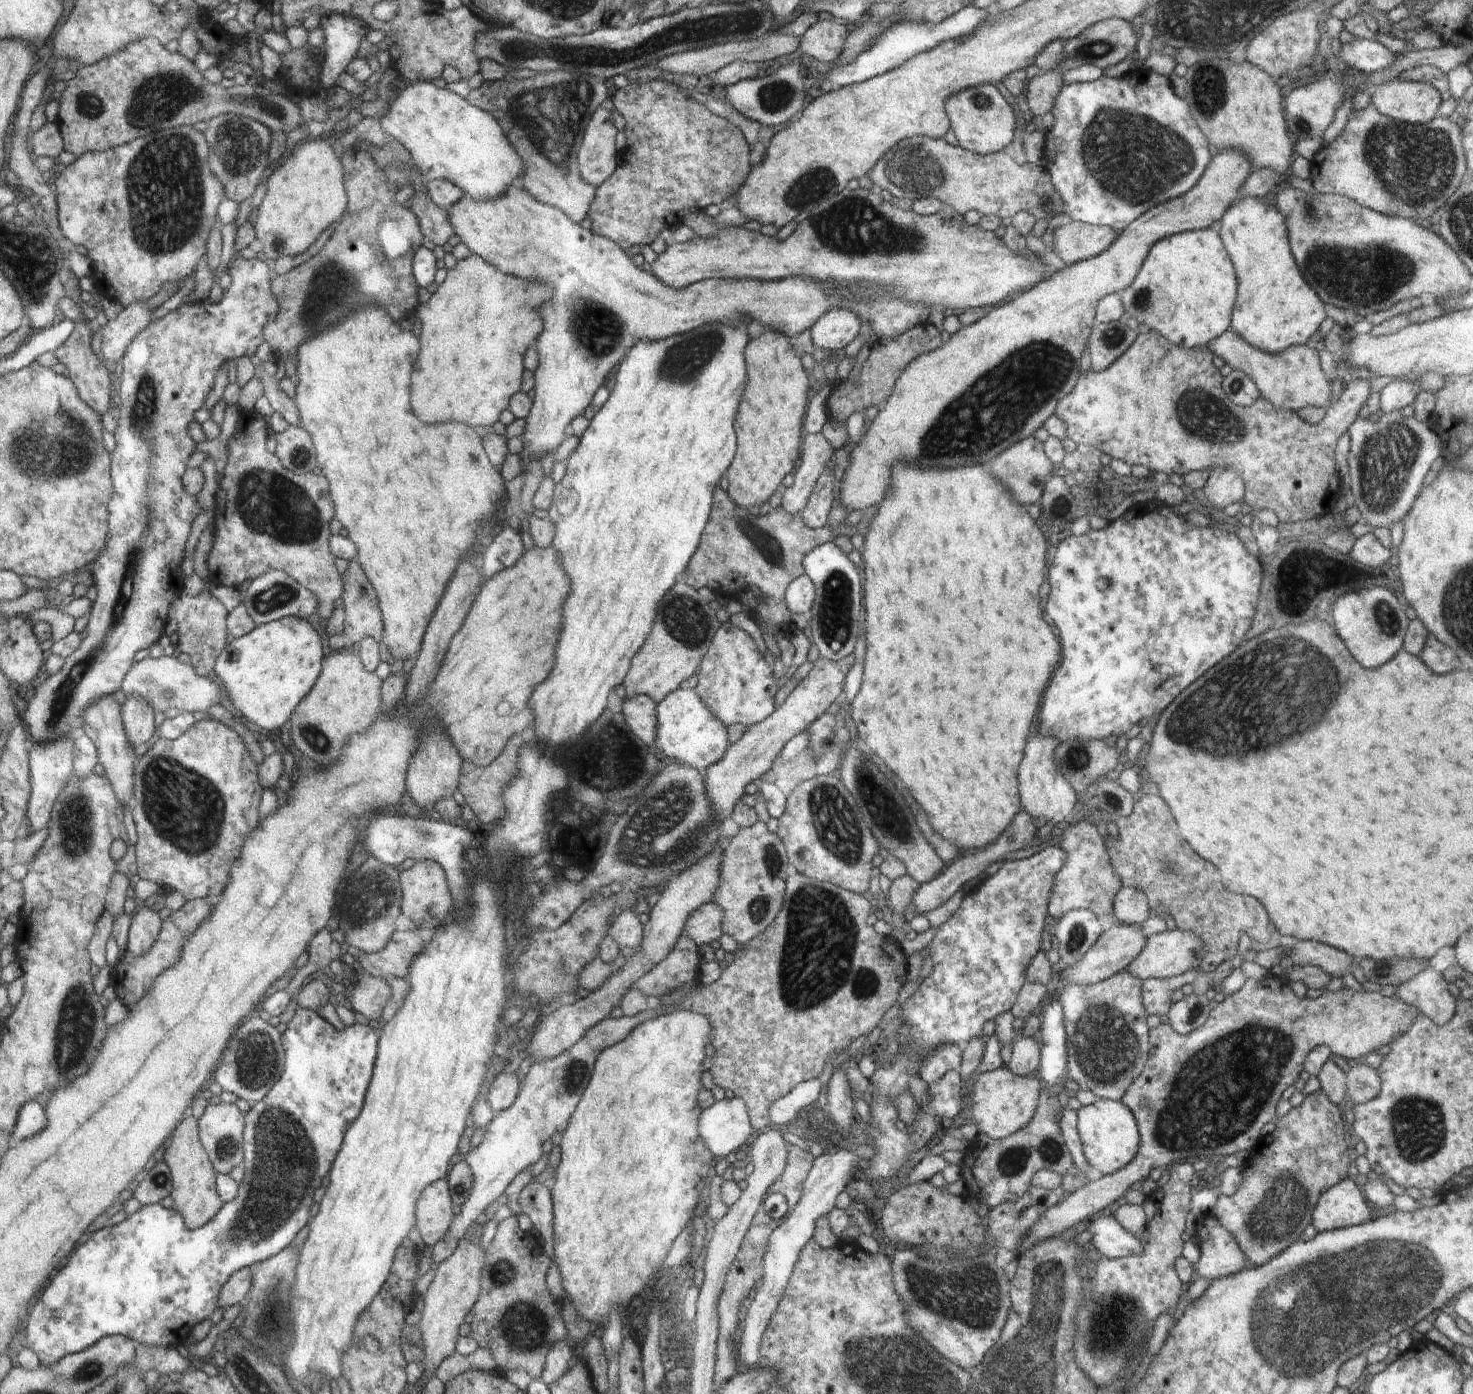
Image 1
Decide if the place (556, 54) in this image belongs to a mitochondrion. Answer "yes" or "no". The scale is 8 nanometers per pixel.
yes

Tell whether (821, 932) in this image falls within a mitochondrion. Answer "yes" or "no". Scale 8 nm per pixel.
yes

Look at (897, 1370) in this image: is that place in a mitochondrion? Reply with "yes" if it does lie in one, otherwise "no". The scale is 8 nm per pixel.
yes

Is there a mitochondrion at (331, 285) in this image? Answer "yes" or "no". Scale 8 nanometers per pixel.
yes

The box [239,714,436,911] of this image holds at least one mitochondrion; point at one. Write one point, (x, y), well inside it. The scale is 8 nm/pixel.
(324, 741)

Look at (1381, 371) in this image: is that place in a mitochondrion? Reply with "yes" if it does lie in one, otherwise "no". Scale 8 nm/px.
no

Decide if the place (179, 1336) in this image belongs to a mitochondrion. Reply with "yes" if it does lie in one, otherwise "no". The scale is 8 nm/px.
no

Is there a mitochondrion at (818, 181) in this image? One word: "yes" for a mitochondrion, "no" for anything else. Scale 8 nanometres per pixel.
yes

